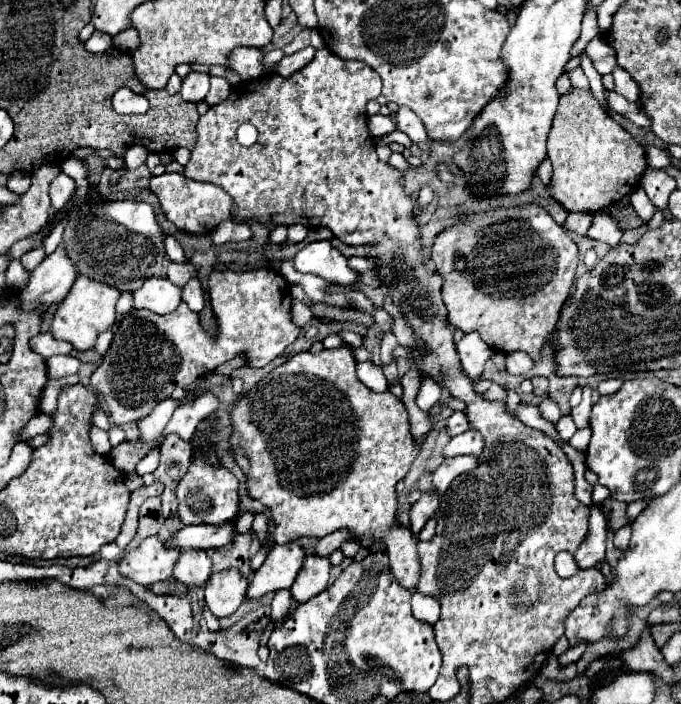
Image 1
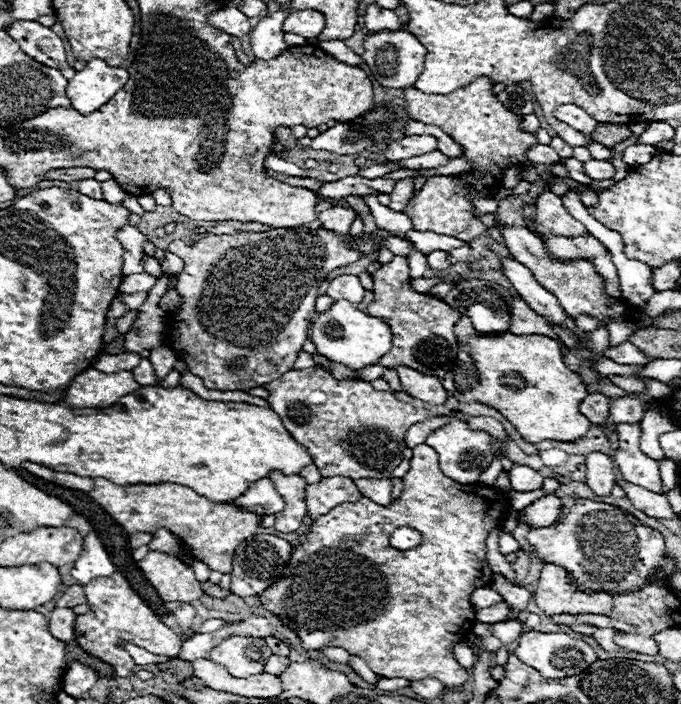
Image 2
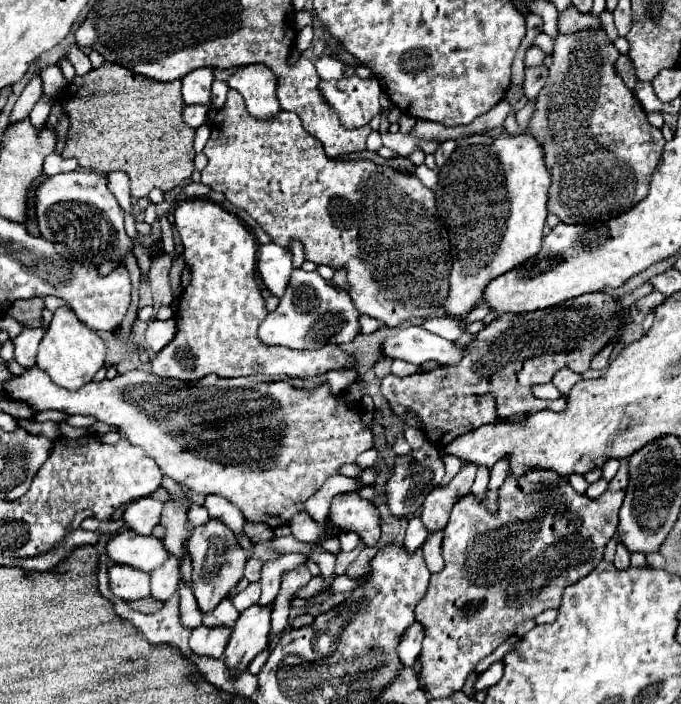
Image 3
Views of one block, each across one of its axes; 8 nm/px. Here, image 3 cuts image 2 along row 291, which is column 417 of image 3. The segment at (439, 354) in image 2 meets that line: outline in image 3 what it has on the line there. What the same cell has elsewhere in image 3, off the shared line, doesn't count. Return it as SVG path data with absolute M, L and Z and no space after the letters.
M604 292L582 294L536 312L500 314L478 332L458 366L440 366L436 370L404 378L388 374L382 380L382 394L390 402L394 414L400 416L404 410L414 410L422 418L424 434L430 442L434 442L436 434L442 438L446 432L452 436L466 432L464 424L456 424L454 420L456 396L492 392L496 396L496 414L510 420L538 410L562 412L567 406L566 397L554 401L537 399L532 396L532 384L550 382L562 368L570 368L578 374L586 372L590 368L590 360L606 344L616 340L630 322L630 312L622 310L620 302Z

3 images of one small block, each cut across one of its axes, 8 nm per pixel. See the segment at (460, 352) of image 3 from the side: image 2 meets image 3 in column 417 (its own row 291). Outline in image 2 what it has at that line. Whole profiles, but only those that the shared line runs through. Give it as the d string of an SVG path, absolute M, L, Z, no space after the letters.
M342 274L338 278L334 278L328 286L328 292L326 292L330 298L334 300L348 300L352 304L358 304L362 302L362 296L364 296L364 288L358 280L358 276L352 276L352 274Z

